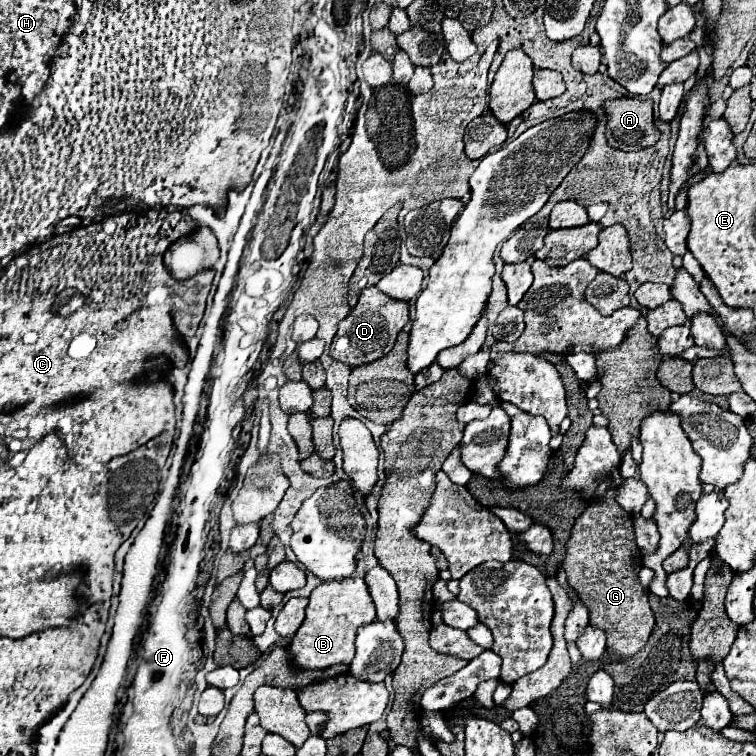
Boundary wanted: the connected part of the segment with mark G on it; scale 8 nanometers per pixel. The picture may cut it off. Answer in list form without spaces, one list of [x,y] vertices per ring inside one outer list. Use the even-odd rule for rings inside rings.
[[[611,490],[603,500],[591,502],[575,520],[563,568],[569,586],[575,588],[581,602],[587,606],[591,624],[605,630],[607,650],[613,652],[617,660],[627,660],[639,652],[653,630],[653,610],[637,578],[643,560],[633,536],[633,516],[615,502]]]

